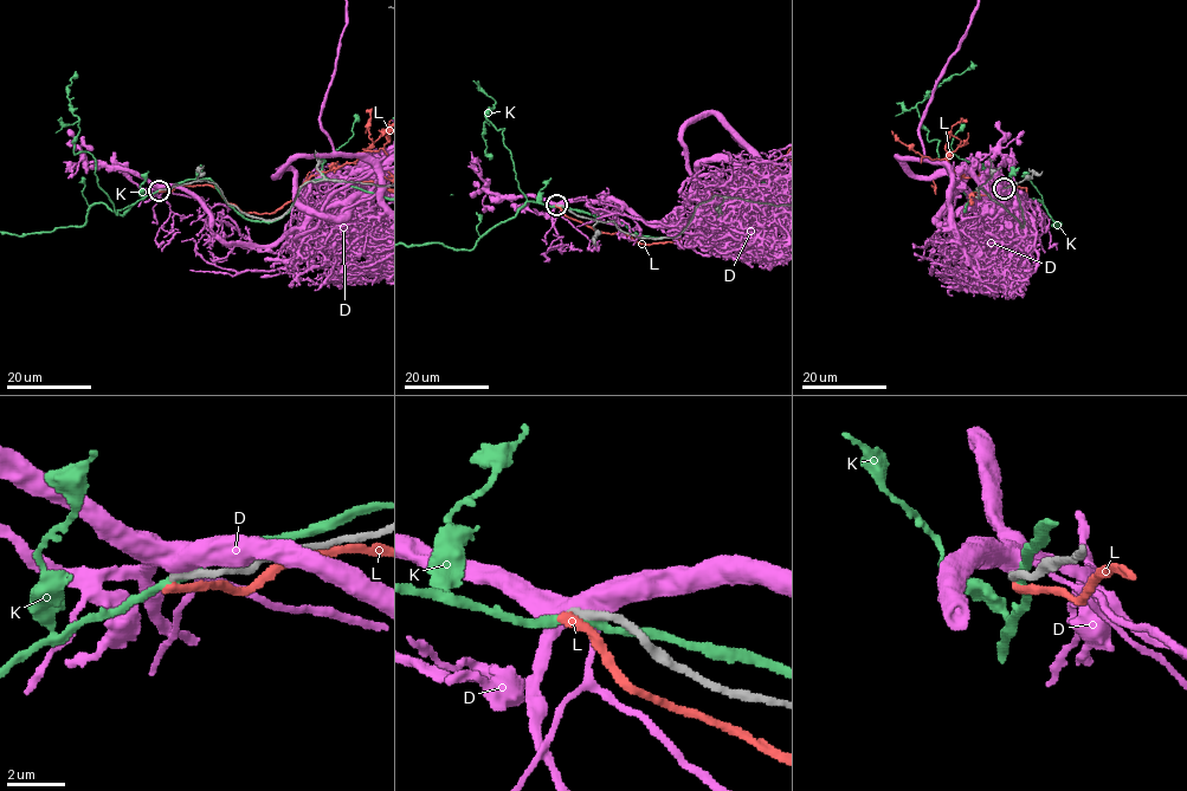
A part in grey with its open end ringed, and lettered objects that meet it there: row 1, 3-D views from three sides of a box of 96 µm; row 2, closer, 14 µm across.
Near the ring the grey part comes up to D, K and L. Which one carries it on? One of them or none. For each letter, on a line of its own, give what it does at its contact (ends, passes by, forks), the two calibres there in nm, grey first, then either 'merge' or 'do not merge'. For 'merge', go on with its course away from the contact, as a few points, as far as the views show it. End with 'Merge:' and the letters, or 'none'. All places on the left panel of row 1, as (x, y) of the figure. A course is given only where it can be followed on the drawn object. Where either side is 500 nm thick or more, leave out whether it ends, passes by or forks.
D: 360 nm thick on the grey side, 550 nm on the other; do not merge
K: it passes by; 360 nm thick on the grey side, 280 nm on the other; do not merge
L: it ends there; 280 nm thick on the grey side, 300 nm on the other; do not merge
Merge: none

